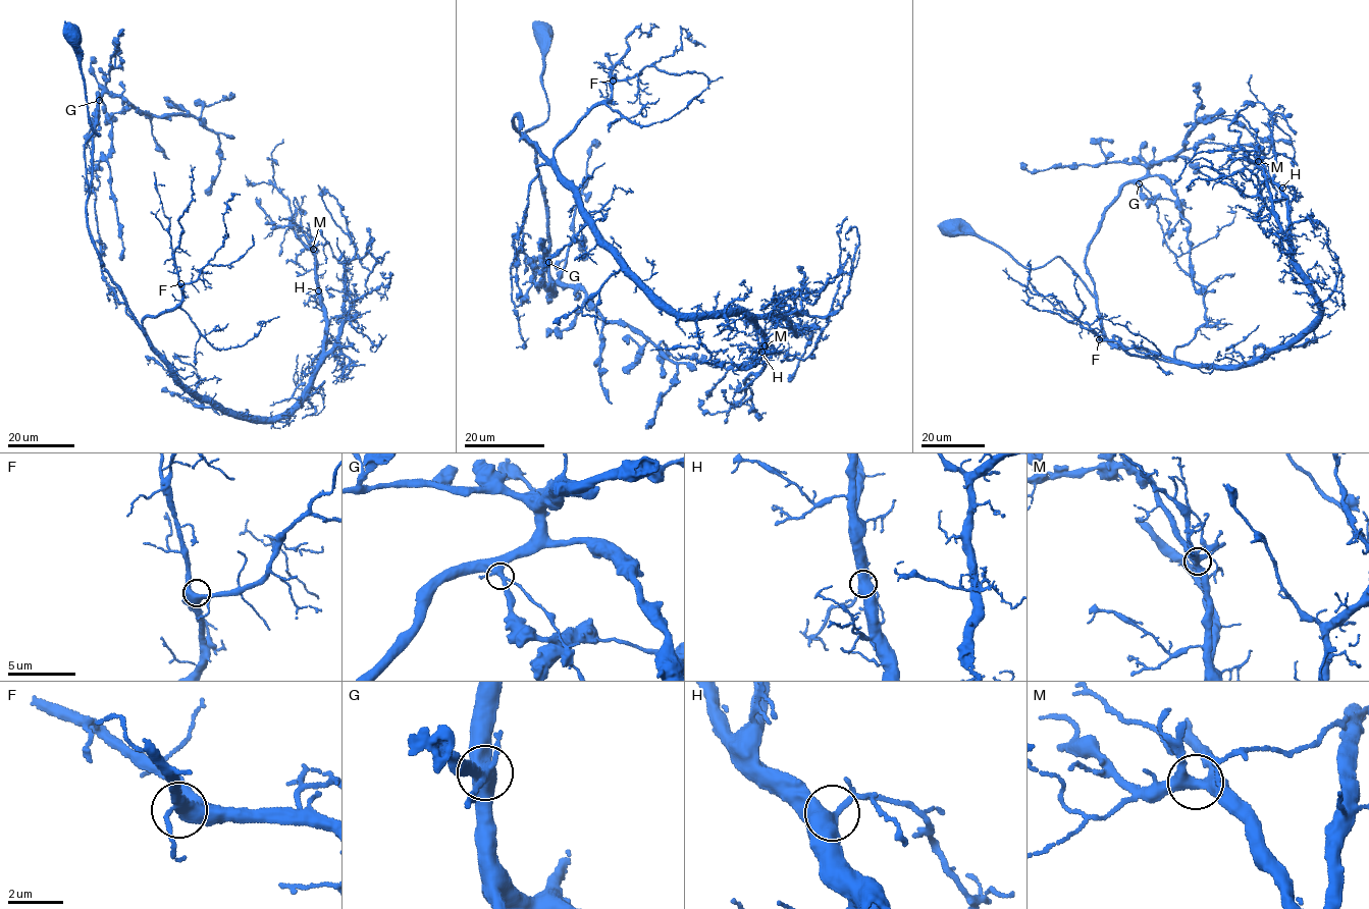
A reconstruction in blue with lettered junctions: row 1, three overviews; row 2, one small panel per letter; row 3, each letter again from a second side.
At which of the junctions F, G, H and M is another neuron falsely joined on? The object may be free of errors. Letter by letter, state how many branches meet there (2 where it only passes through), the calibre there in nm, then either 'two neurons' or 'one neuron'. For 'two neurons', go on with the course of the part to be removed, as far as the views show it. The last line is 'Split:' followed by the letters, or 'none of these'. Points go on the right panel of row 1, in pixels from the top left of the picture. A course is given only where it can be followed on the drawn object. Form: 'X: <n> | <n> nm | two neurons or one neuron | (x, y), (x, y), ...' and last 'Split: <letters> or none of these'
F: 4 | 420 nm | one neuron
G: 4 | 380 nm | one neuron
H: 4 | 380 nm | one neuron
M: 4 | 420 nm | one neuron
Split: none of these

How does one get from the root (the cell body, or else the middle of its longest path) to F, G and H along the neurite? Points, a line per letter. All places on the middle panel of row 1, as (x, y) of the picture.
F: (545, 32), (549, 114), (521, 134), (550, 249), (545, 268), (520, 246), (517, 258), (536, 167), (613, 81)
G: (545, 32), (549, 30), (540, 79), (549, 114), (521, 134), (537, 161), (548, 262)
H: (545, 32), (550, 249), (517, 258), (544, 163), (761, 352)

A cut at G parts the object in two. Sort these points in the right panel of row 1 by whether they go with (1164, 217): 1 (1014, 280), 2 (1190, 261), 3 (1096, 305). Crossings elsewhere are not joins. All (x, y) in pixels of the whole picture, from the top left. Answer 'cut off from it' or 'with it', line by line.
1: with it
2: cut off from it
3: cut off from it

